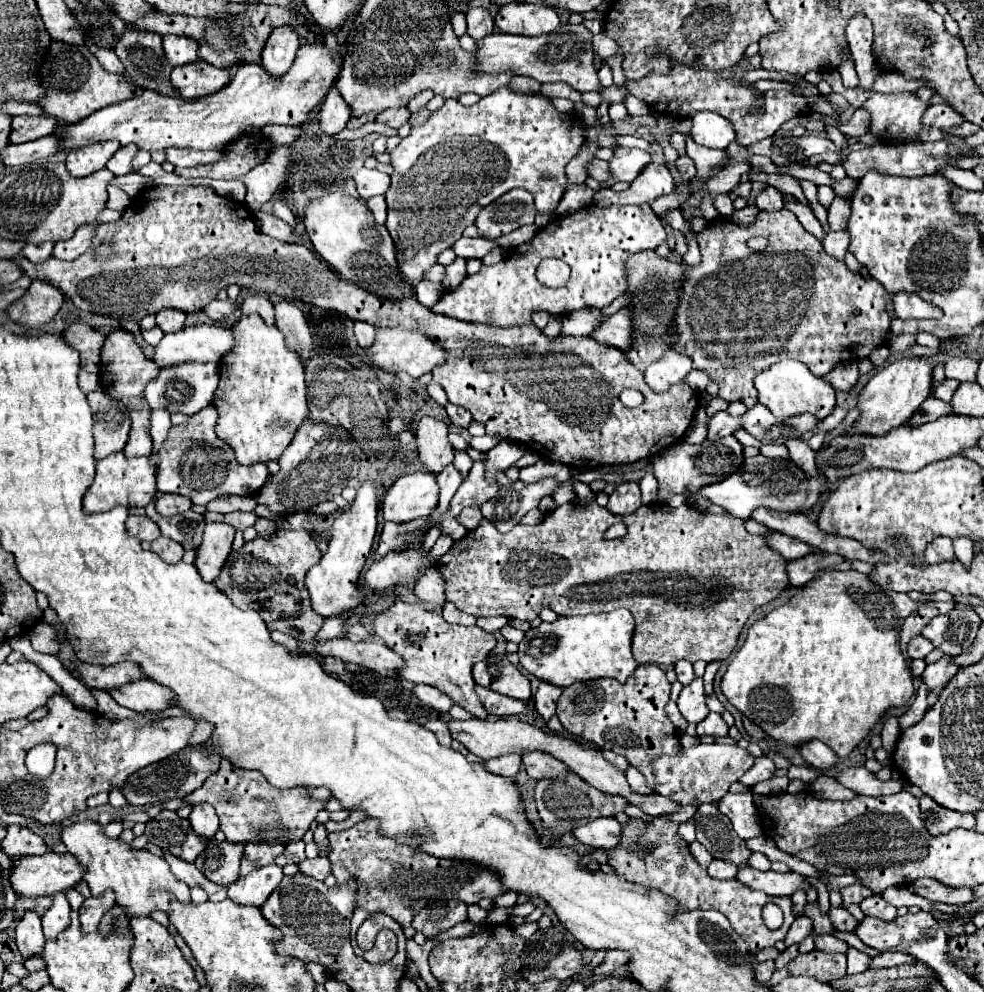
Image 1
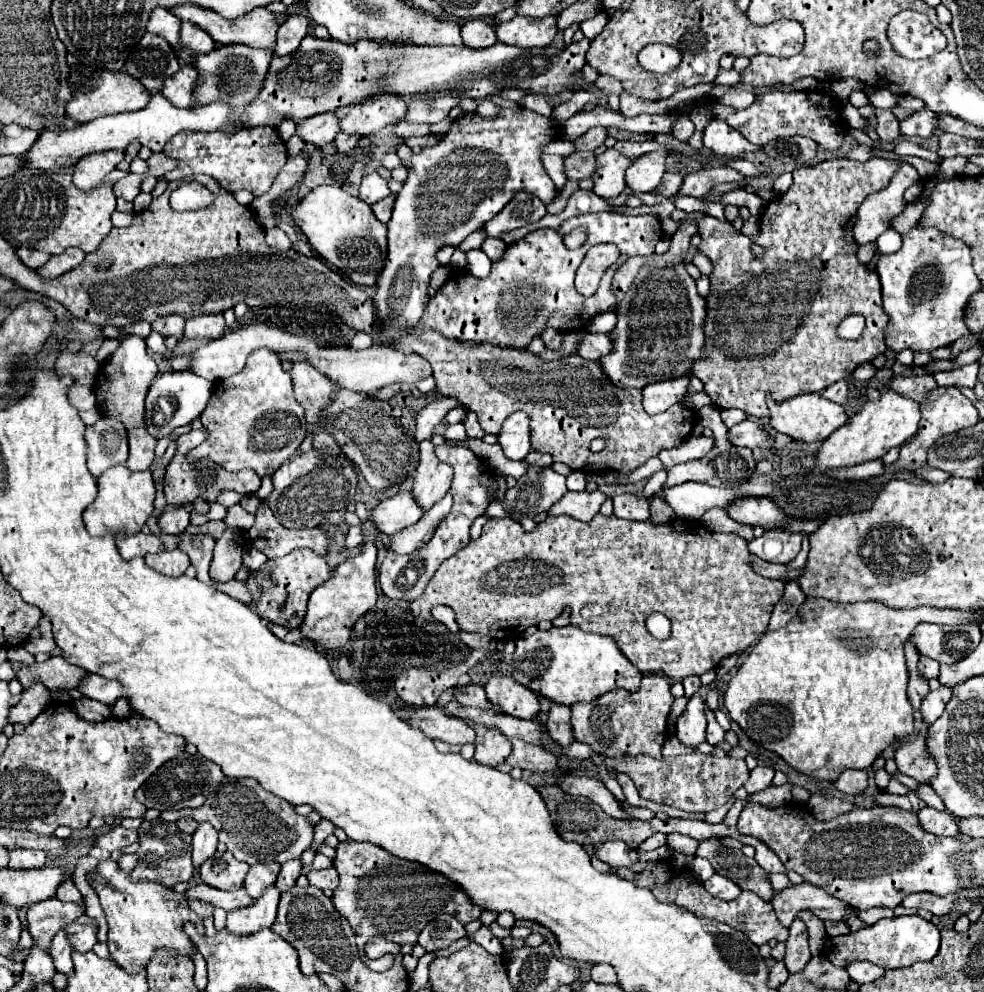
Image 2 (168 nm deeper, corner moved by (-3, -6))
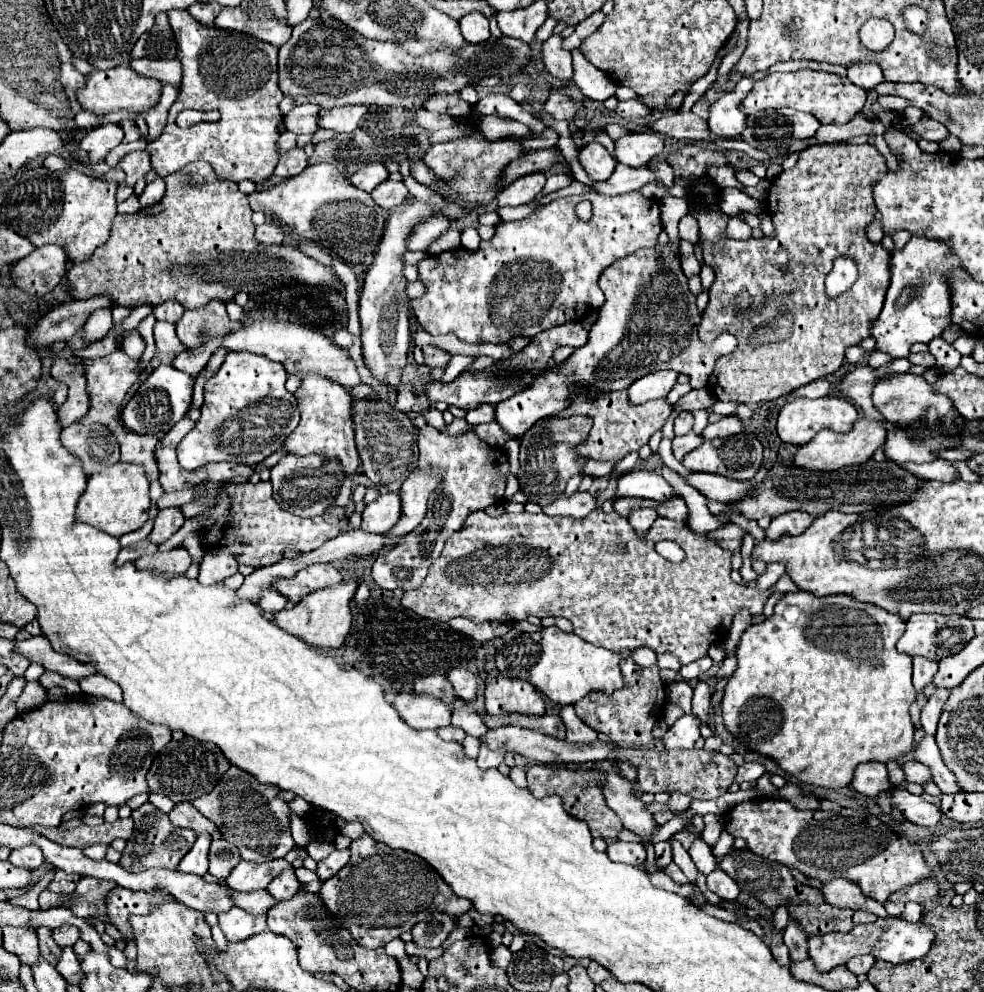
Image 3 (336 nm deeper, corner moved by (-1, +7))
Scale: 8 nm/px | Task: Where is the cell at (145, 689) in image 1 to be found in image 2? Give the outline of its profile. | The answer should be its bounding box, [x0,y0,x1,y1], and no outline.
[78,673,124,705]

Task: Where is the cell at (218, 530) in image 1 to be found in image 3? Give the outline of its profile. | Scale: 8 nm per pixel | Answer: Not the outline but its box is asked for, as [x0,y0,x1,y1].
[198,548,238,584]

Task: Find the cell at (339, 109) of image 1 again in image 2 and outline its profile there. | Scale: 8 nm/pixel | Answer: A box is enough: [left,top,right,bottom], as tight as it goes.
[296,113,340,147]

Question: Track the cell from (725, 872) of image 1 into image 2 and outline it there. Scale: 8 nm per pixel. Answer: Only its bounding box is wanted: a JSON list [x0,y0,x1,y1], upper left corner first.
[704,873,742,901]

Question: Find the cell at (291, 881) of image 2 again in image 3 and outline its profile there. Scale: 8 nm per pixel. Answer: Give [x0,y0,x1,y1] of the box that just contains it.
[268,870,300,900]

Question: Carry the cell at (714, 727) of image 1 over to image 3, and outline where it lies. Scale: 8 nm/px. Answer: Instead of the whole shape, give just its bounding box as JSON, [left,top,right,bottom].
[692,682,710,724]

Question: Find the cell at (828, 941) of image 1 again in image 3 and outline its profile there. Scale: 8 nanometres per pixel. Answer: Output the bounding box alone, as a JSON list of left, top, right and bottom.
[846,956,876,974]

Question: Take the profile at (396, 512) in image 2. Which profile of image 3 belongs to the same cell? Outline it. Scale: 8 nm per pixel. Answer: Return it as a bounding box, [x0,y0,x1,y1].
[360,492,402,532]

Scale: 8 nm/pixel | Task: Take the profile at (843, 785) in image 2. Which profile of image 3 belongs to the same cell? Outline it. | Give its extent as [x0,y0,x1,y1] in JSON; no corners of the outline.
[852,762,890,796]

